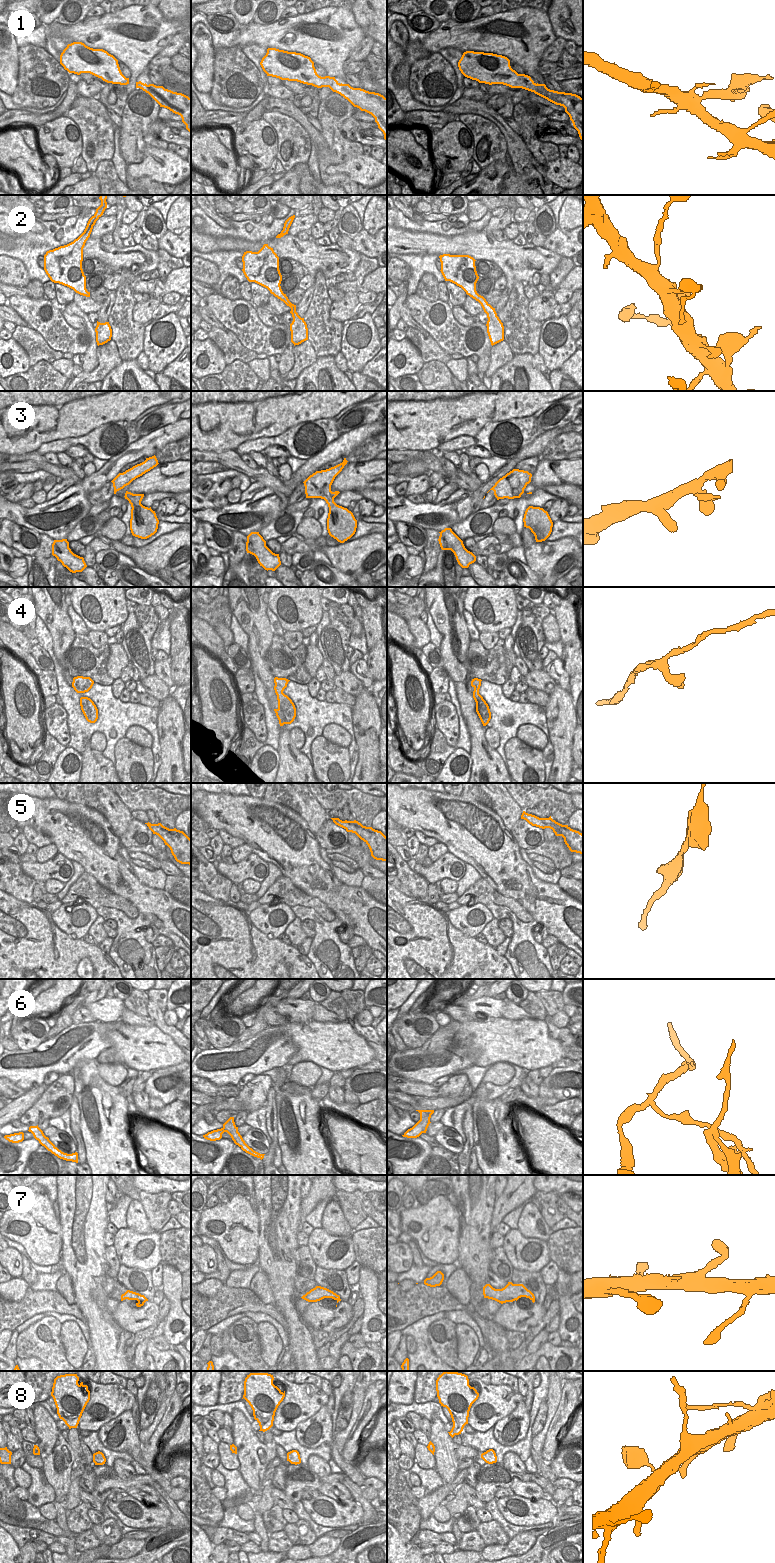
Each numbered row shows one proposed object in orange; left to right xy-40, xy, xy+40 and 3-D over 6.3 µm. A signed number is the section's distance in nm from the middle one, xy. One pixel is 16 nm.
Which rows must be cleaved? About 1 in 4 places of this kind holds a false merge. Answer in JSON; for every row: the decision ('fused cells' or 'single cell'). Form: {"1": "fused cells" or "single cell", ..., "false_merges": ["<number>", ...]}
{"1": "fused cells", "2": "single cell", "3": "single cell", "4": "single cell", "5": "single cell", "6": "fused cells", "7": "single cell", "8": "single cell", "false_merges": ["1", "6"]}

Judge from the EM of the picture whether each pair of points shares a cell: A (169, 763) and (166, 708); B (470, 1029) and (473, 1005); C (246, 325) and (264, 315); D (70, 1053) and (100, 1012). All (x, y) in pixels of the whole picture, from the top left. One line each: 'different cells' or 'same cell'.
A: same cell
B: different cells
C: different cells
D: different cells

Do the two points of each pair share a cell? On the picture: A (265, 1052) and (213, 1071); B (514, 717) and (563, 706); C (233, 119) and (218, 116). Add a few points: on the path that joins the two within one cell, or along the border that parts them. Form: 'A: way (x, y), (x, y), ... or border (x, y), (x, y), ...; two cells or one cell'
A: way (252, 1056), (240, 1058), (225, 1066); one cell
B: border (544, 708), (549, 733); two cells
C: way (229, 119), (222, 118); one cell

